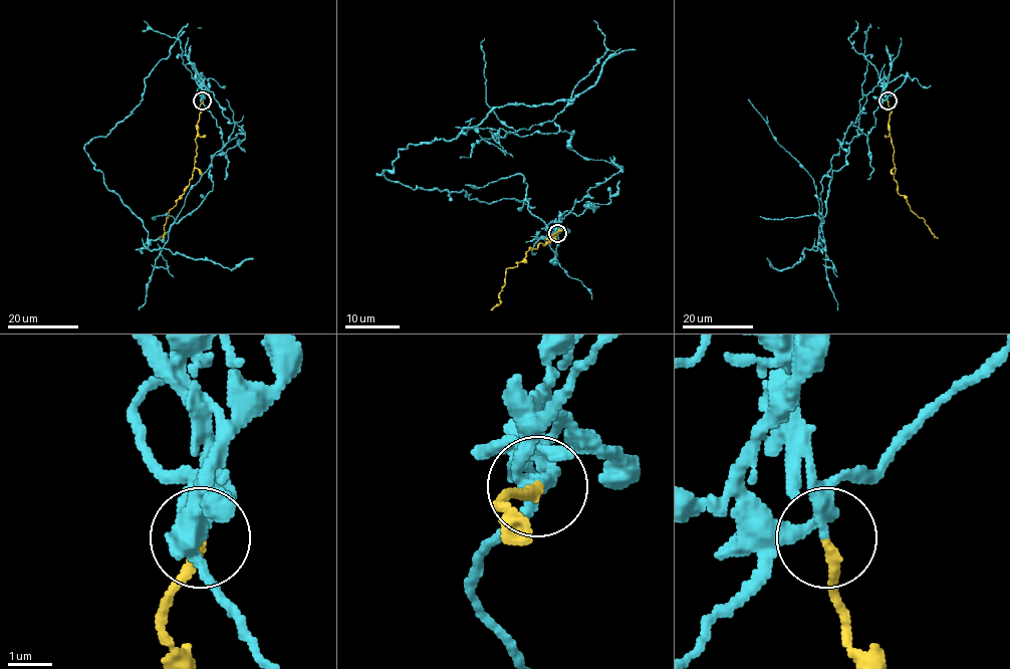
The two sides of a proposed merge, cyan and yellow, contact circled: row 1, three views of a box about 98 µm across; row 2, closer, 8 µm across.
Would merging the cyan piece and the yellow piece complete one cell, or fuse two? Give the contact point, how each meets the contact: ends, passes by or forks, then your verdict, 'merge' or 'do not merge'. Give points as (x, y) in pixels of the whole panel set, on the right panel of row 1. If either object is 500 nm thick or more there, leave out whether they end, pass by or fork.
at (888, 100); cyan passes by; yellow ends there; do not merge

